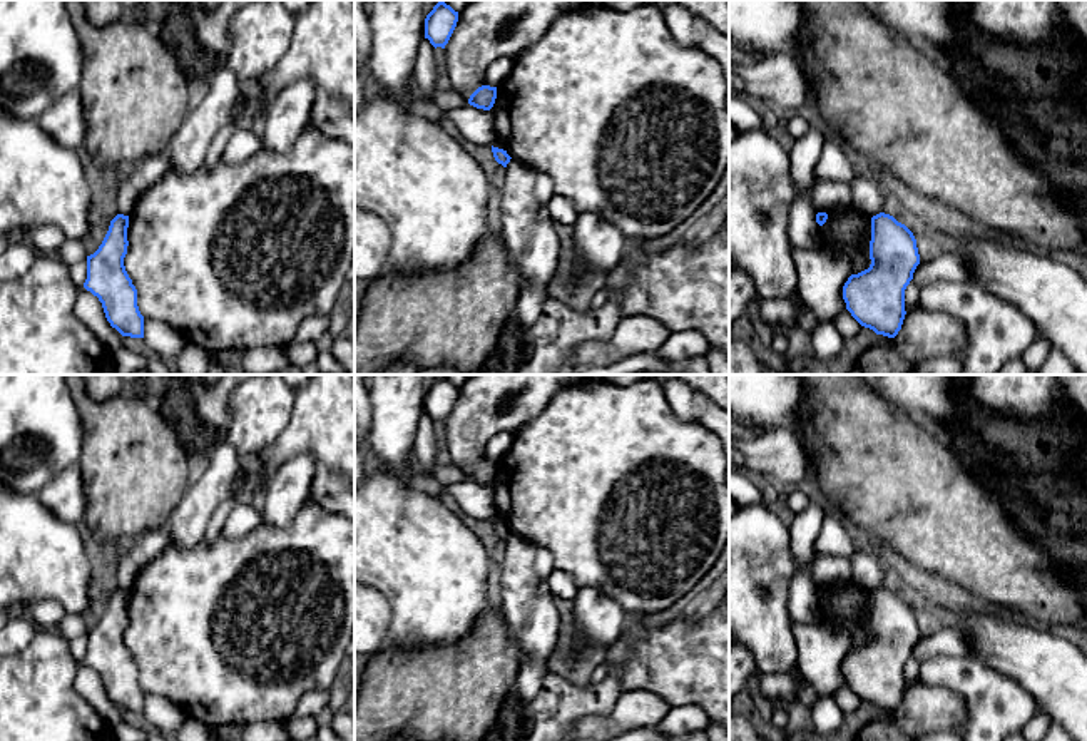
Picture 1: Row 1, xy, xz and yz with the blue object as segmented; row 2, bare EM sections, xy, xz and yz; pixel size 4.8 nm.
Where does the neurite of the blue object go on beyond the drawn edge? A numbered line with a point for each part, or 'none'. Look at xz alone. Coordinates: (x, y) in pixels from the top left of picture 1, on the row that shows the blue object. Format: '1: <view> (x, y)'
none

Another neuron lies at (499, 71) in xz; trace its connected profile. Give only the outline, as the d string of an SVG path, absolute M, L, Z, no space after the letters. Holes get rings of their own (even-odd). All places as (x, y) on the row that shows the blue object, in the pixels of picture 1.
M502 57L495 60L485 74L487 85L498 87L512 72L512 65L513 65L513 60L508 57Z

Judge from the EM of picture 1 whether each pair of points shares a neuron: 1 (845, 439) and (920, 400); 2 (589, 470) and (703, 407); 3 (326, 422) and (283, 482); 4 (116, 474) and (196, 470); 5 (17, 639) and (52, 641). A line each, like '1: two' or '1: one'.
1: two
2: two
3: two
4: two
5: two

